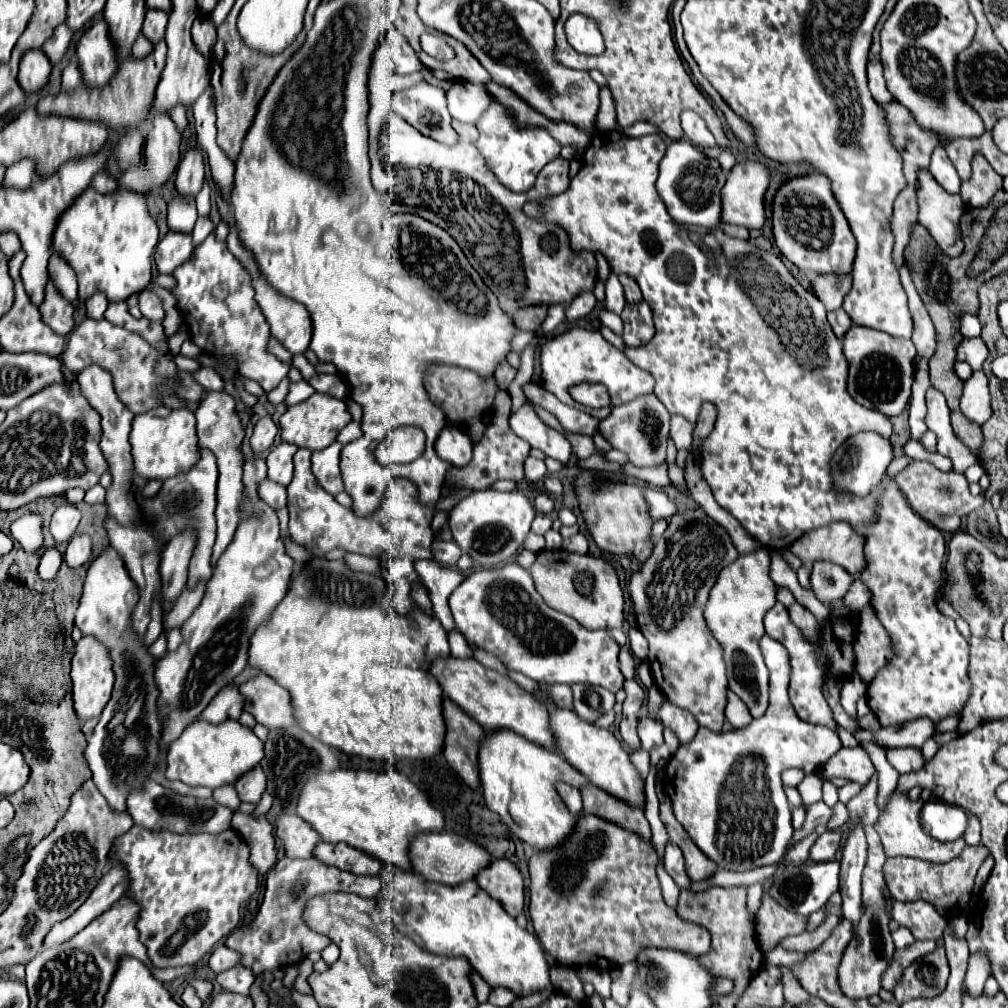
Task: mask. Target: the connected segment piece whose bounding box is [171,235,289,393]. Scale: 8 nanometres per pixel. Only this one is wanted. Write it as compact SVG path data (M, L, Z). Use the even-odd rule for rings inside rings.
M209 235L193 251L191 259L173 271L173 277L177 285L171 289L171 295L177 299L177 309L189 331L189 339L203 353L213 357L233 357L239 375L257 381L267 393L287 377L289 365L281 363L267 349L271 331L255 301L251 275L229 253L225 241L217 241L215 235Z

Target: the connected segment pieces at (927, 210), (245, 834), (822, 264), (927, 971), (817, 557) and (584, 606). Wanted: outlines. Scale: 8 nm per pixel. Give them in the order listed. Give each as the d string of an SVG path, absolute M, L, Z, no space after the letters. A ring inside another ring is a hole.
M927 169L917 171L919 223L929 229L943 251L959 241L959 217L965 211L961 195L949 195Z
M235 811L233 829L245 839L245 843L247 843L247 847L251 851L249 863L259 873L267 873L277 861L275 839L271 835L271 831L273 831L271 823L265 817L255 821L255 819L251 819L251 815L243 815L243 813Z
M813 171L803 177L787 179L773 197L773 241L777 249L799 269L809 273L849 273L855 259L855 239L849 229L829 179Z
M943 939L937 941L937 949L921 959L917 959L911 967L905 969L901 983L895 987L895 999L905 1003L909 999L933 999L945 991L949 979L949 965L945 957Z
M833 521L825 527L813 529L809 533L805 533L801 539L797 539L791 545L791 551L803 561L803 563L815 563L815 561L829 561L835 565L841 565L847 573L851 575L859 575L861 567L867 567L867 559L865 559L865 541L867 537L857 531L851 523L847 521Z
M545 549L529 571L545 603L577 619L585 629L615 629L623 625L623 591L615 569L601 557Z

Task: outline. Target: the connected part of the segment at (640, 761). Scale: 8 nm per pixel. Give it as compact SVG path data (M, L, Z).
M637 749L637 751L633 751L633 753L631 753L631 761L633 761L635 769L641 773L641 779L645 781L645 777L649 775L650 770L649 753L647 753L647 751L643 751L643 749Z

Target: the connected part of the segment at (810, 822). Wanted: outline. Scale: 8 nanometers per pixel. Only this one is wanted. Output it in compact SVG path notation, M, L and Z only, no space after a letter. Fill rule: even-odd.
M819 801L819 803L811 805L811 807L807 809L807 819L805 819L803 827L801 827L799 831L795 831L793 841L803 839L807 833L815 831L815 827L817 827L817 825L827 825L827 823L829 823L829 819L831 819L831 815L833 815L833 811L831 811L823 801Z

